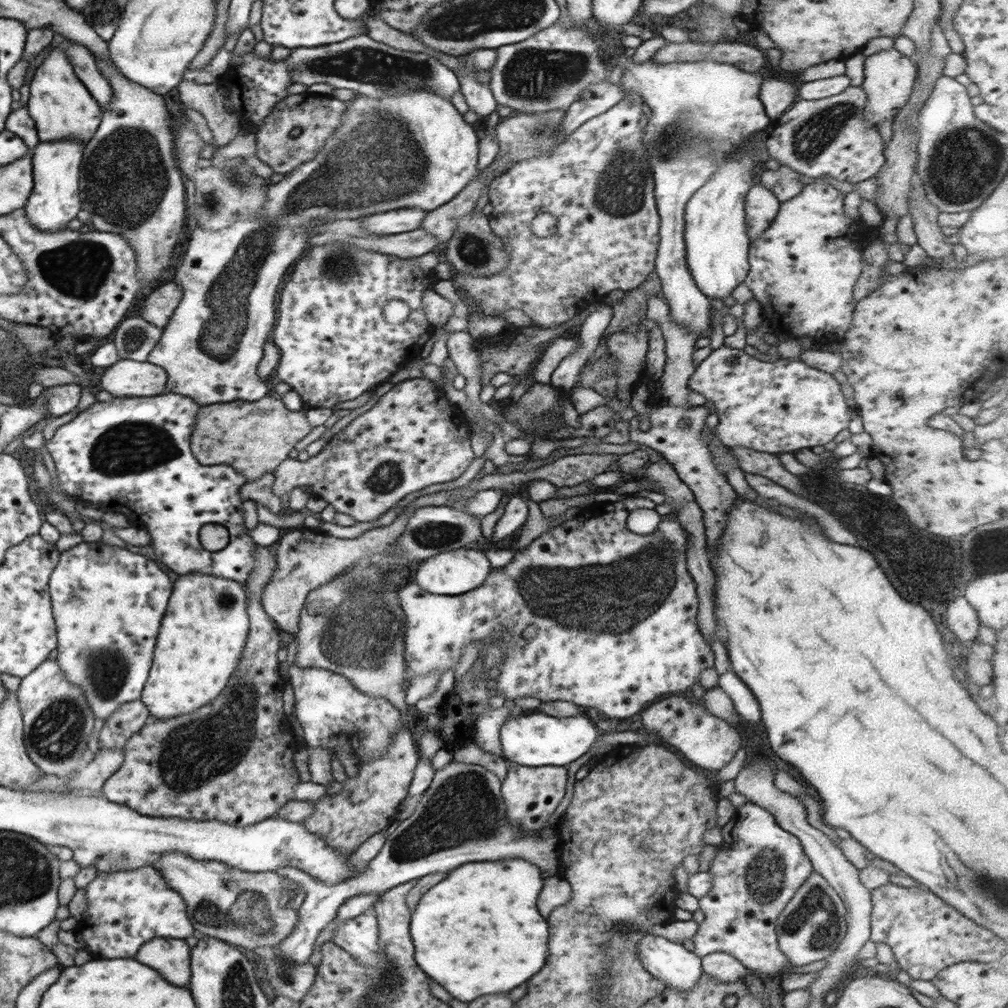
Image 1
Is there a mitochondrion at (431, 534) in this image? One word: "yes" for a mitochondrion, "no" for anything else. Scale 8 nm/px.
yes

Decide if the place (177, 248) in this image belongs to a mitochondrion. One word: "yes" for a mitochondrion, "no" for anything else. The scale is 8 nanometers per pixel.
no

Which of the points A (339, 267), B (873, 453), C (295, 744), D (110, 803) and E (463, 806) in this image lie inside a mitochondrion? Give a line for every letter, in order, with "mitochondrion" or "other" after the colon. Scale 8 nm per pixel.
A: mitochondrion
B: other
C: other
D: other
E: mitochondrion

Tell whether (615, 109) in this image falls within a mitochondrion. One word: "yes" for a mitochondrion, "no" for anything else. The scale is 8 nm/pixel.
no

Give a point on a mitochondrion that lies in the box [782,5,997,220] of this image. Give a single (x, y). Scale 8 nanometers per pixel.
(810, 139)

